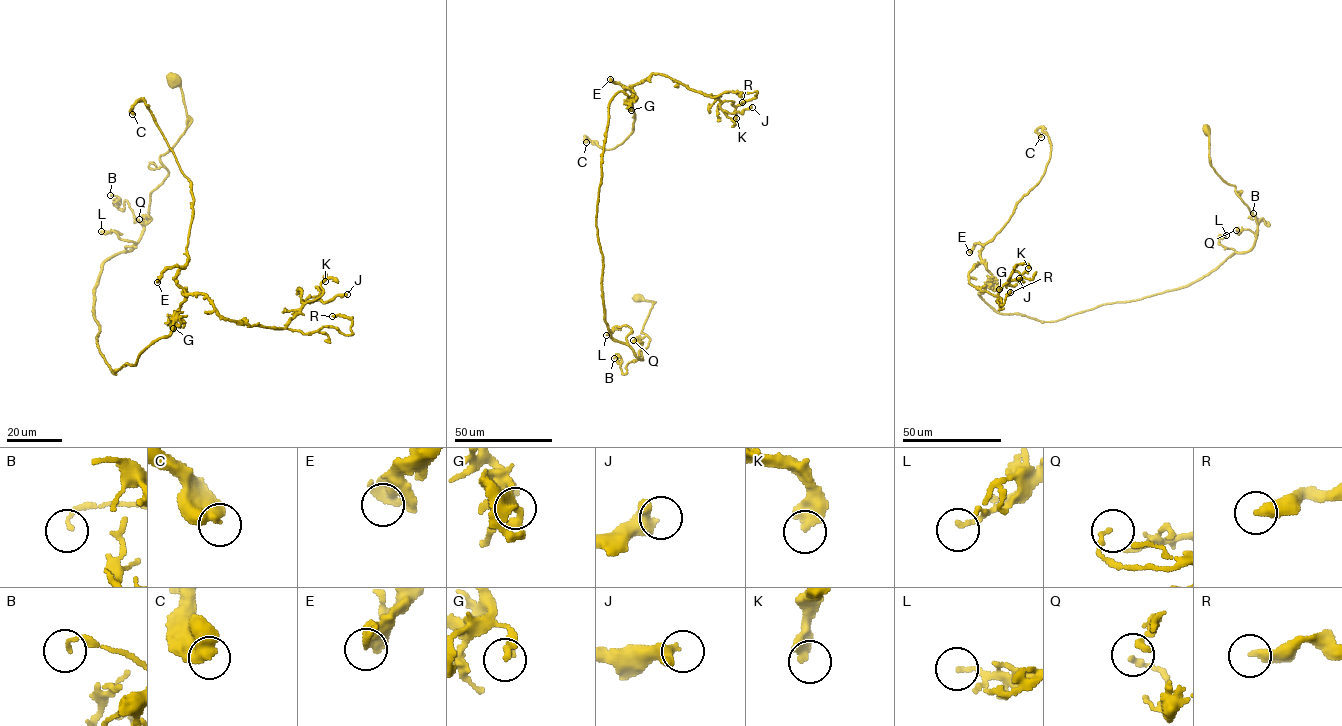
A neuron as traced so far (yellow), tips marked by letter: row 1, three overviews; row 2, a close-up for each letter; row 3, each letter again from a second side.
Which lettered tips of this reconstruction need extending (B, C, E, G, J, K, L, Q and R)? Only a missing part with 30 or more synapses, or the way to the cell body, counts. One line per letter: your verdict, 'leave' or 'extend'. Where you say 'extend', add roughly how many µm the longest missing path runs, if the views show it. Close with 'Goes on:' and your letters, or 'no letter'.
B: leave
C: leave
E: leave
G: leave
J: leave
K: leave
L: leave
Q: leave
R: leave
Goes on: no letter

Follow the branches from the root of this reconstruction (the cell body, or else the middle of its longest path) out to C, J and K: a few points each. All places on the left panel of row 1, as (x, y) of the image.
C: (172, 80), (186, 129), (94, 287), (114, 373), (170, 332), (192, 218), (142, 99), (132, 114)
J: (172, 80), (186, 129), (94, 287), (111, 371), (167, 337), (184, 293), (282, 328), (347, 294)
K: (172, 80), (186, 129), (94, 287), (111, 371), (167, 337), (184, 293), (284, 328), (325, 281)

